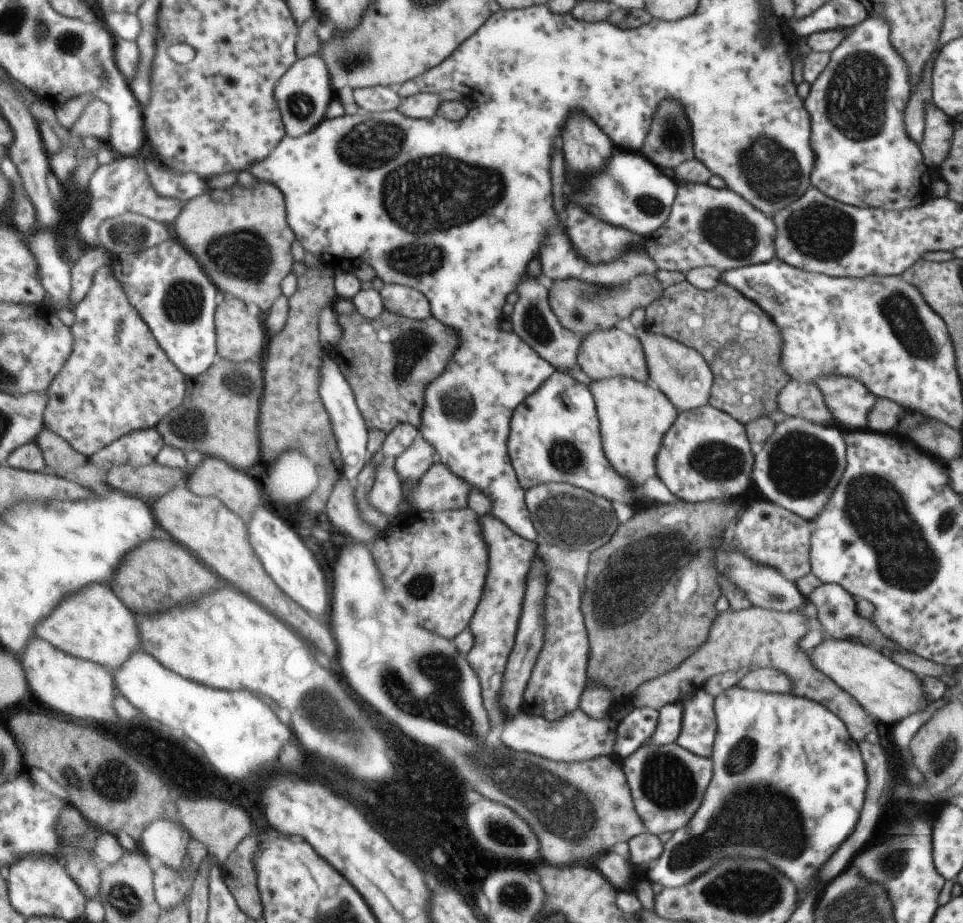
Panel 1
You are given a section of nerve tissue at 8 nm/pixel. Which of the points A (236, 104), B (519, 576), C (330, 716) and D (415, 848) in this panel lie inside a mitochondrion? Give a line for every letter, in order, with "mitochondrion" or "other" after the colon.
A: other
B: other
C: mitochondrion
D: other

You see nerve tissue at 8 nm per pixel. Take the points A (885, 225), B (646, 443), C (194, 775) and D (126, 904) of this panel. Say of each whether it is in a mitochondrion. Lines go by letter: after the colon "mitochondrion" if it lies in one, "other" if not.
A: other
B: other
C: other
D: mitochondrion

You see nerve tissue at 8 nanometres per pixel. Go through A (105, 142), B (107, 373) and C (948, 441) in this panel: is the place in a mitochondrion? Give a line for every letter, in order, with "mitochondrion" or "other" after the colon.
A: other
B: other
C: other

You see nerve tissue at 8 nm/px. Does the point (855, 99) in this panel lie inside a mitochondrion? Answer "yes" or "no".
yes

